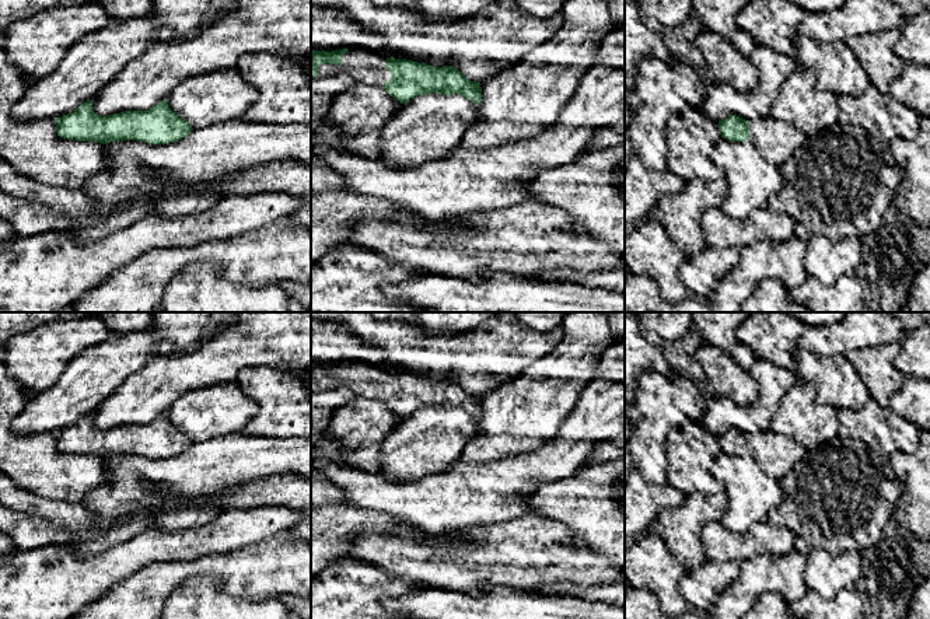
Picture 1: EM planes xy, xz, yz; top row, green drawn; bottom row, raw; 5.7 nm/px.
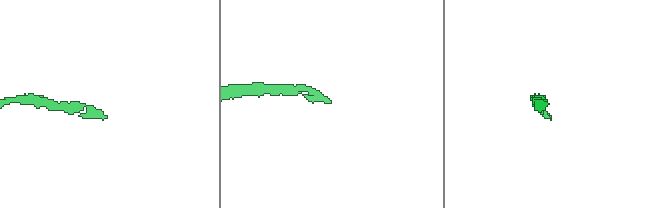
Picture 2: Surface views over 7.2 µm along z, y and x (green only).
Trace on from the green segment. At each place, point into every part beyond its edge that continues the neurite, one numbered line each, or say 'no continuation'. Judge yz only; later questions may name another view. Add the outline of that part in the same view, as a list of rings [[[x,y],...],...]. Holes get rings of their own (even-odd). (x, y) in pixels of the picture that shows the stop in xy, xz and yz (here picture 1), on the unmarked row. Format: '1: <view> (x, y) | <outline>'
1: yz (776, 454) | [[[759,430],[748,434],[749,452],[761,469],[770,473],[775,479],[782,479],[803,461],[810,451],[793,438],[775,434],[770,430]]]

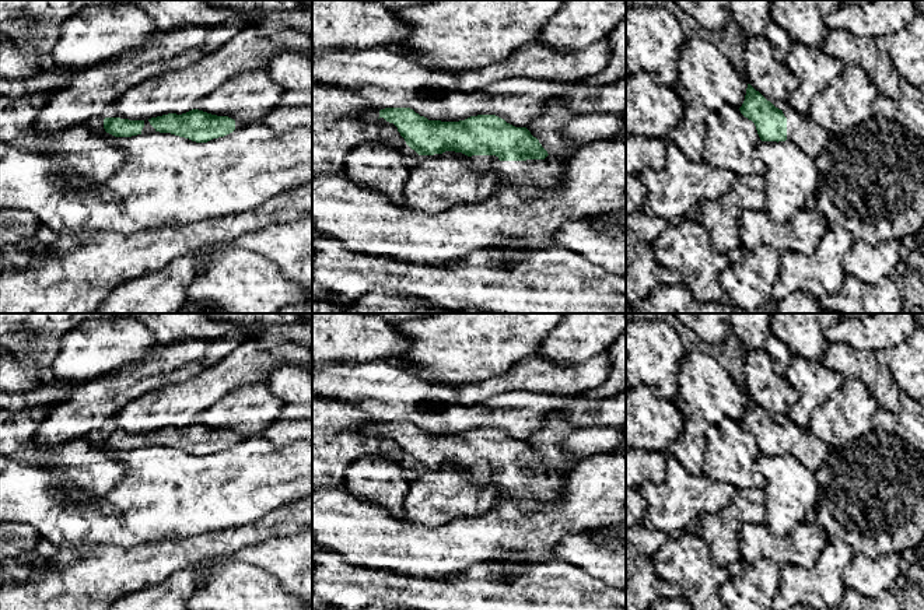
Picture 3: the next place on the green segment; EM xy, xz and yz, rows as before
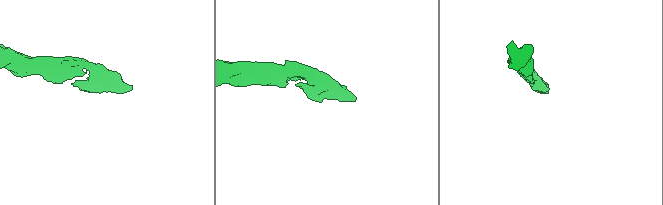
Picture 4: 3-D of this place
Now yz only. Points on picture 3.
1: yz (811, 451) | [[[792,421],[783,424],[787,431],[787,453],[798,459],[808,469],[820,467],[832,448],[815,437],[808,428],[798,427]]]

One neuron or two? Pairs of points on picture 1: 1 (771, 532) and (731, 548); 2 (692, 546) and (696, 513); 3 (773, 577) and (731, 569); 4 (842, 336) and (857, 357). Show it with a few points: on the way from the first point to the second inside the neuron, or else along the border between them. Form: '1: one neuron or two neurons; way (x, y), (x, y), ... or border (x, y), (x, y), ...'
1: one neuron; way (761, 539), (741, 546)
2: one neuron; way (691, 538), (691, 521)
3: two neurons; border (741, 563), (738, 577), (720, 595)
4: two neurons; border (884, 342), (876, 346), (856, 348), (843, 355)

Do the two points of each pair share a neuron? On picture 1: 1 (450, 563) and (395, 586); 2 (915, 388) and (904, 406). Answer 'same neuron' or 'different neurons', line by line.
1: different neurons
2: same neuron

